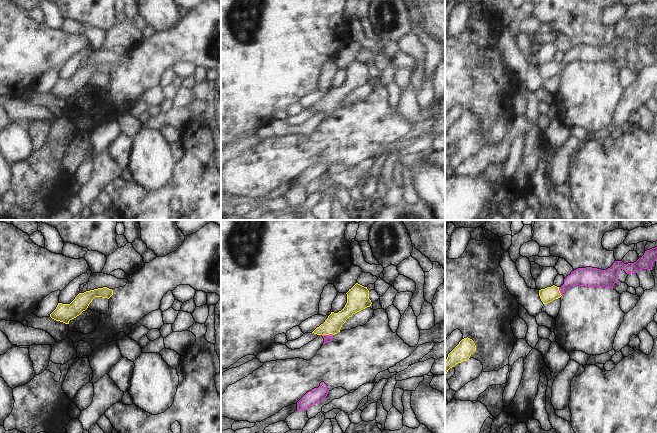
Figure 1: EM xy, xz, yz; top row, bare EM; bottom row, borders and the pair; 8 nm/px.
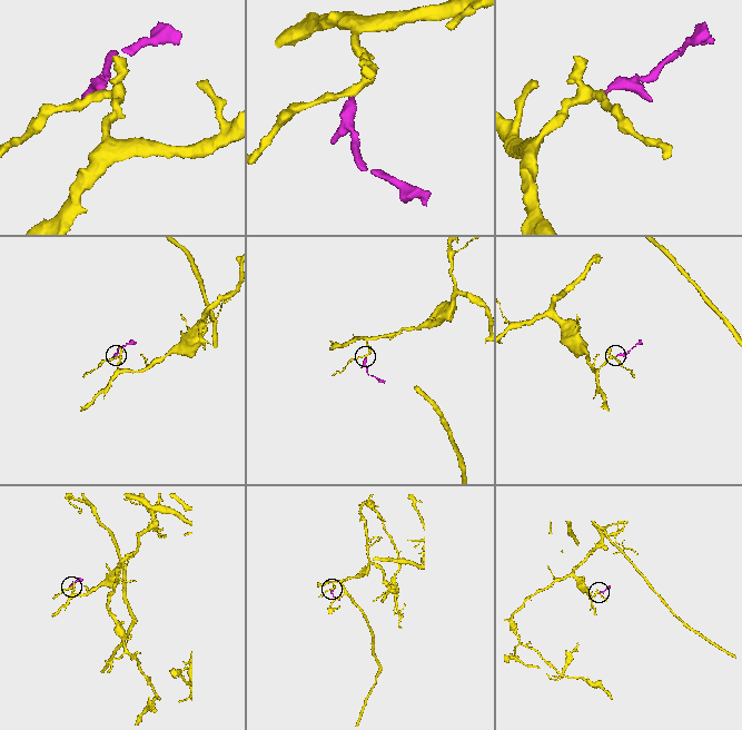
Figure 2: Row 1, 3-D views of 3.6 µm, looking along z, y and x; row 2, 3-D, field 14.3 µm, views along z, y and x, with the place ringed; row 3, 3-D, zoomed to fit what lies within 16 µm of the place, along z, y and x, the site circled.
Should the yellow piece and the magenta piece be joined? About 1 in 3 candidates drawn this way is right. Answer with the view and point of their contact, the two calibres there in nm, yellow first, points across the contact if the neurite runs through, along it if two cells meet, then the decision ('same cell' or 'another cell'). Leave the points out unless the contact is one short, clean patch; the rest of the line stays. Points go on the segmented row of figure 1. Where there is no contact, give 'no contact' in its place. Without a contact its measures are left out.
meets yellow in xz at (327, 334); 140 nm thick on the yellow side, 60 nm on the other; runs through xz (332, 325), (327, 334), (327, 338); same cell

